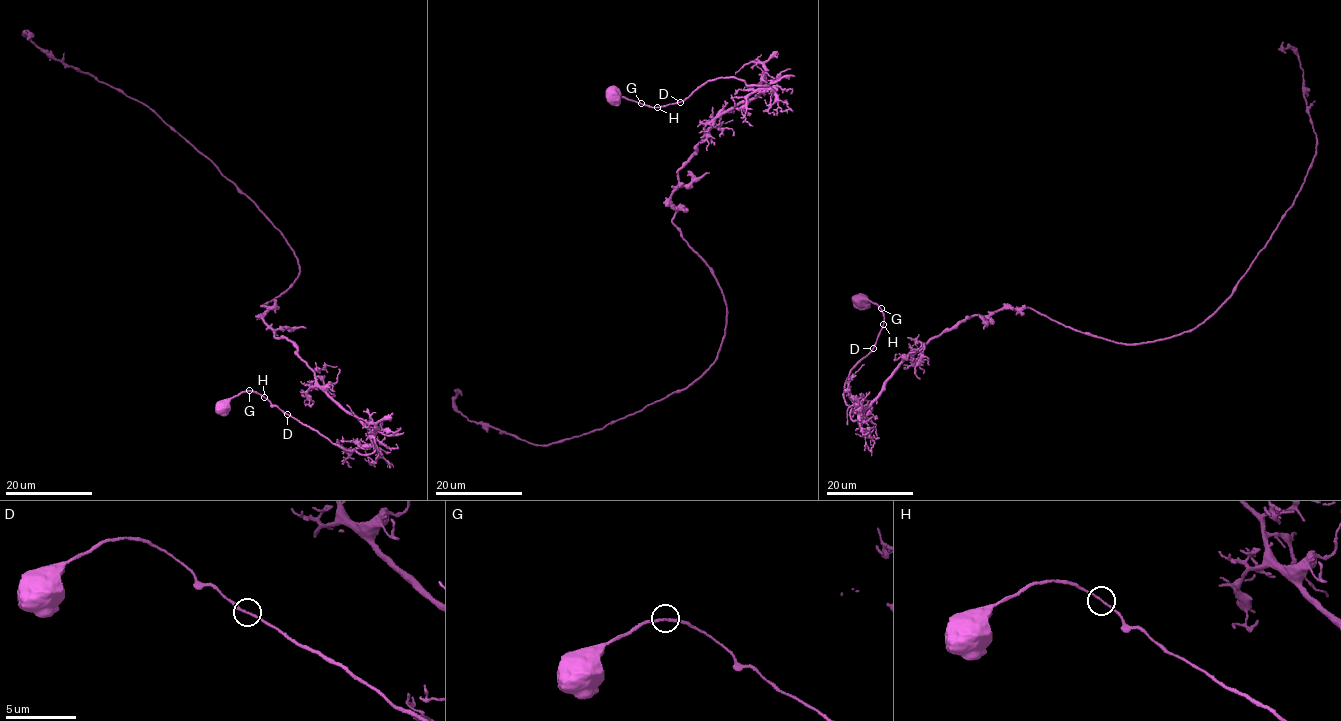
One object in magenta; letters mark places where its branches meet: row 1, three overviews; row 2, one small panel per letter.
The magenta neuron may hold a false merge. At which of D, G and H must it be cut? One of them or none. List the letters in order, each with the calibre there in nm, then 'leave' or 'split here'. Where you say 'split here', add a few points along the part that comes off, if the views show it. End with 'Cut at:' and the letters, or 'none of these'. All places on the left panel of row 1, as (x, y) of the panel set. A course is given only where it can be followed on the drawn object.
D: 160 nm thick; leave
G: 170 nm thick; leave
H: 120 nm thick; leave
Cut at: none of these

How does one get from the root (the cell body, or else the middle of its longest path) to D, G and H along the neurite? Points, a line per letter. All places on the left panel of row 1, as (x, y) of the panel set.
D: (220, 408), (222, 402), (239, 394), (255, 391), (287, 414)
G: (220, 408), (222, 402), (248, 390)
H: (220, 408), (222, 402), (248, 391), (255, 391), (264, 397)

